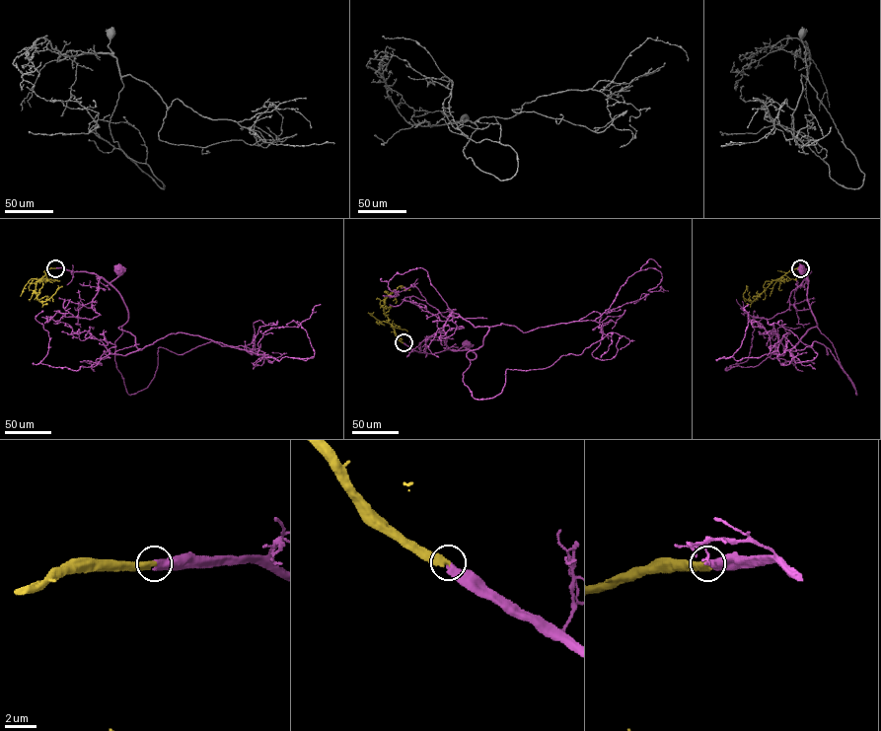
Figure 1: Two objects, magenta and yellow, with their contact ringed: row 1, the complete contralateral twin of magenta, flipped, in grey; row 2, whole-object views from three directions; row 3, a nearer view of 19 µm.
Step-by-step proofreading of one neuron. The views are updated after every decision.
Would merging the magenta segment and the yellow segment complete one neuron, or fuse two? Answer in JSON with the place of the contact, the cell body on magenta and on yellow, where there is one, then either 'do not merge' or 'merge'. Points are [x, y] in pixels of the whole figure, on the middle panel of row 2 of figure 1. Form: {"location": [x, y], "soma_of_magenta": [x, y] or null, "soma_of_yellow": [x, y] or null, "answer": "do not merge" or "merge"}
{"location": [403, 342], "soma_of_magenta": [467, 344], "soma_of_yellow": null, "answer": "merge"}

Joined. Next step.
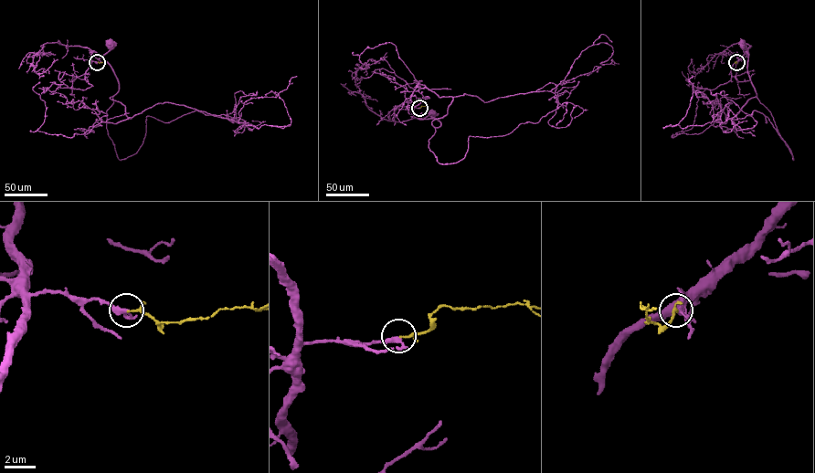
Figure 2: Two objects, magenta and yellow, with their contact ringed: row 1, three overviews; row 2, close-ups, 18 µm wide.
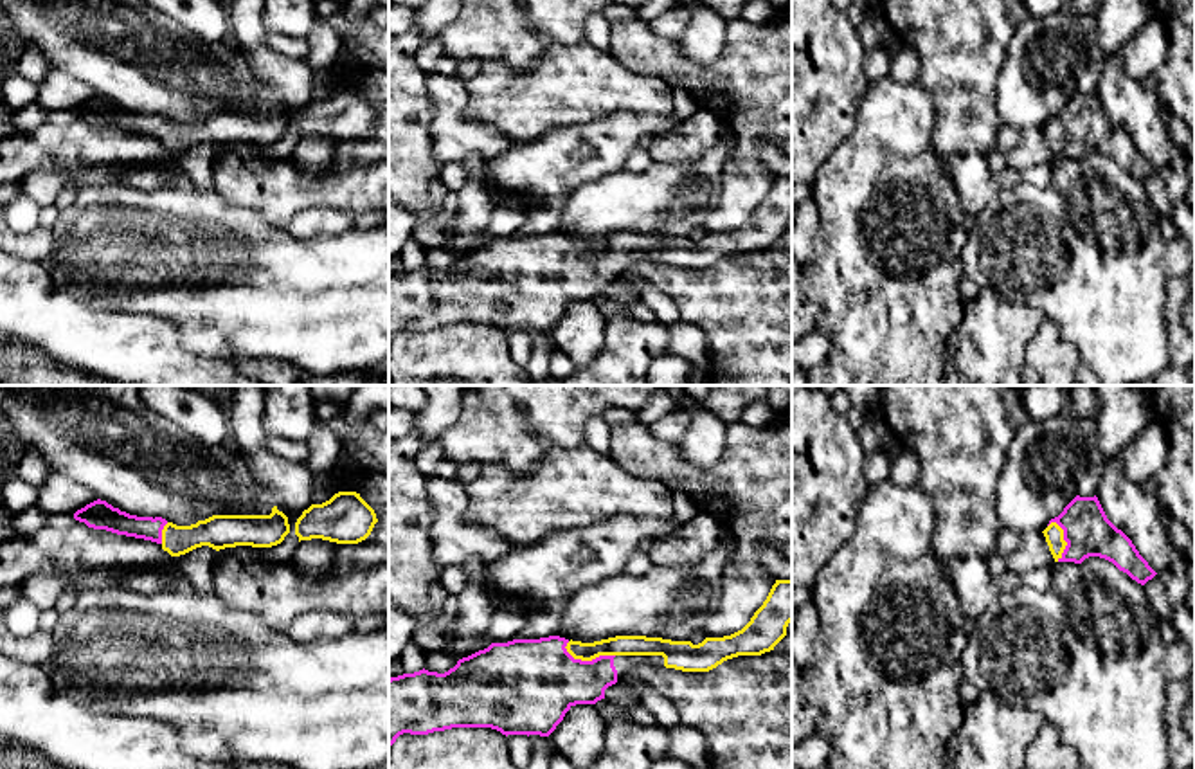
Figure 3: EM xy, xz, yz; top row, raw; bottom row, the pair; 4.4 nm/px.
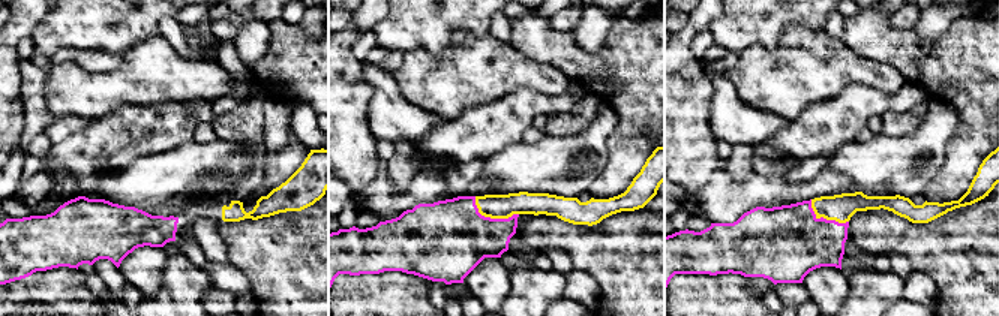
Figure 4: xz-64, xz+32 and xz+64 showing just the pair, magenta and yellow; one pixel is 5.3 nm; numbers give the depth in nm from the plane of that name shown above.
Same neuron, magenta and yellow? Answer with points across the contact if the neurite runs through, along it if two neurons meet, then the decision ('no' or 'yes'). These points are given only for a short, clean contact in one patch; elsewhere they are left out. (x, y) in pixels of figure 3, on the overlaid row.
across xz (537, 681), (578, 672), (589, 661), (607, 649), (621, 645) | yes

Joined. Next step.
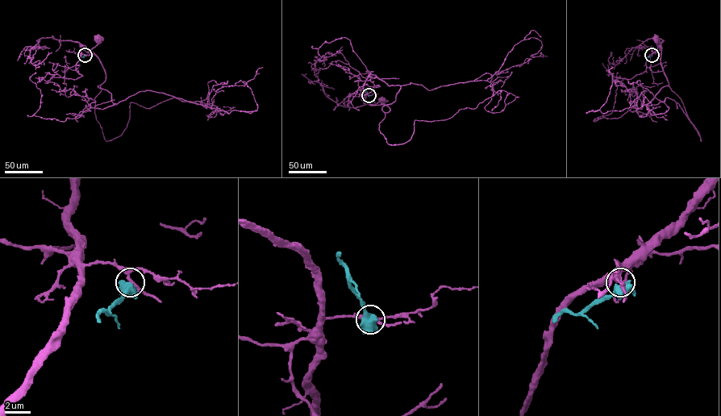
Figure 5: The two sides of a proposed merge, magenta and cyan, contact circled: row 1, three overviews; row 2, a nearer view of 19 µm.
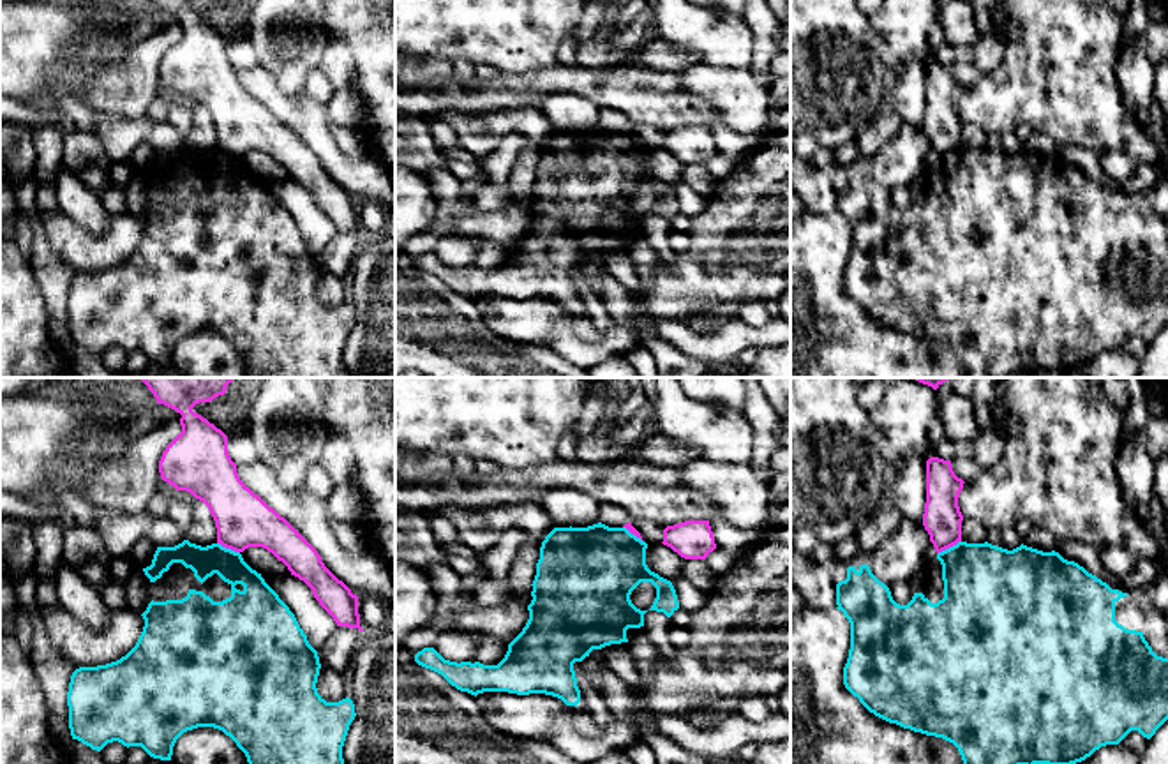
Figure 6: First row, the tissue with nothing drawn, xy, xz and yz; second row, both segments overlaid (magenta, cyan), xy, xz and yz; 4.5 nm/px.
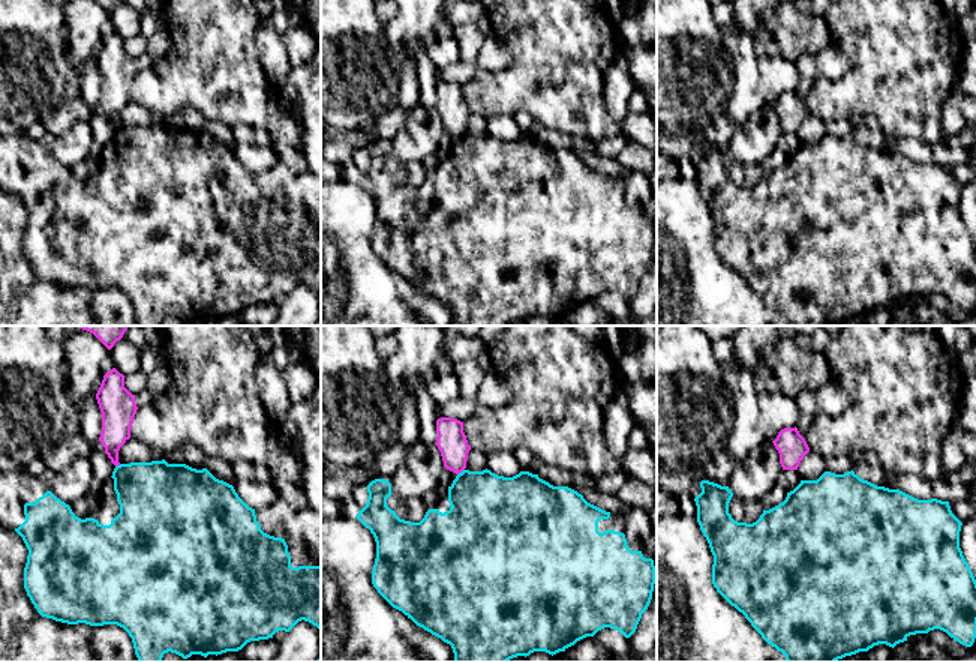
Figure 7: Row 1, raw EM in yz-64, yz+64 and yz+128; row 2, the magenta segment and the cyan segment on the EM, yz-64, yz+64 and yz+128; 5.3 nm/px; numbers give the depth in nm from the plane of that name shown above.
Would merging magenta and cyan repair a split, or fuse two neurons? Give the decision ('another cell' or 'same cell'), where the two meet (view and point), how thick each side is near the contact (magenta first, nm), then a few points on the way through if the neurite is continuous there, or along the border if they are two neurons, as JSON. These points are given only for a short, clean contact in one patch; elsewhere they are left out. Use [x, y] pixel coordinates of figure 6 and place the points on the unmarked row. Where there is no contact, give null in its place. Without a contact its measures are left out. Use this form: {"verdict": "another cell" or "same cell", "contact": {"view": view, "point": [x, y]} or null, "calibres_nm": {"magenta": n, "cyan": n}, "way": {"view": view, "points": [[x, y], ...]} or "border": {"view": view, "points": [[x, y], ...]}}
{"verdict": "another cell", "contact": {"view": "yz", "point": [948, 152]}, "calibres_nm": {"magenta": 180, "cyan": 380}, "border": {"view": "yz", "points": [[960, 145], [937, 159]]}}

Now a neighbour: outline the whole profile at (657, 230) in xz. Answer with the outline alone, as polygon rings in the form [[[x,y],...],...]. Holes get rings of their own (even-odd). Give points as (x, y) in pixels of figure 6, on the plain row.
[[[648,215],[644,219],[642,238],[663,263],[672,263],[678,258],[678,252],[669,245],[669,231],[670,224],[663,217]]]

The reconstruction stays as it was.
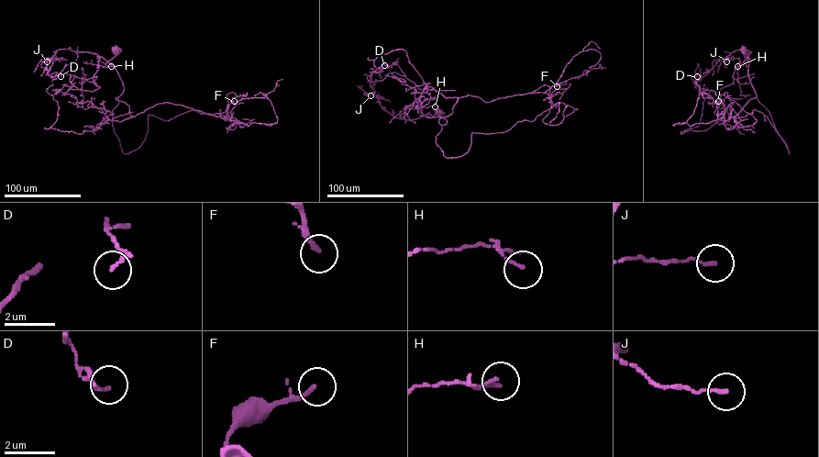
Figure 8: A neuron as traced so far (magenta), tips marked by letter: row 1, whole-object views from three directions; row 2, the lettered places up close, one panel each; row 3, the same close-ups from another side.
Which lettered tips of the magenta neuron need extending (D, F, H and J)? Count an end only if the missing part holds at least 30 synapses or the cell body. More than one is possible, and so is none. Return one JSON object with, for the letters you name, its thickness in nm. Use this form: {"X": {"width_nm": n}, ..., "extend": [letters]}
{"F": {"width_nm": 180}, "extend": ["F"]}

